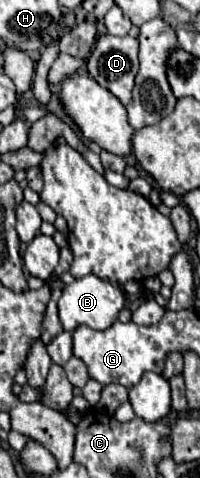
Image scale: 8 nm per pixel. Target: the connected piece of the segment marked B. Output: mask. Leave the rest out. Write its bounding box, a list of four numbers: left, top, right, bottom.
[57,275,123,331]

